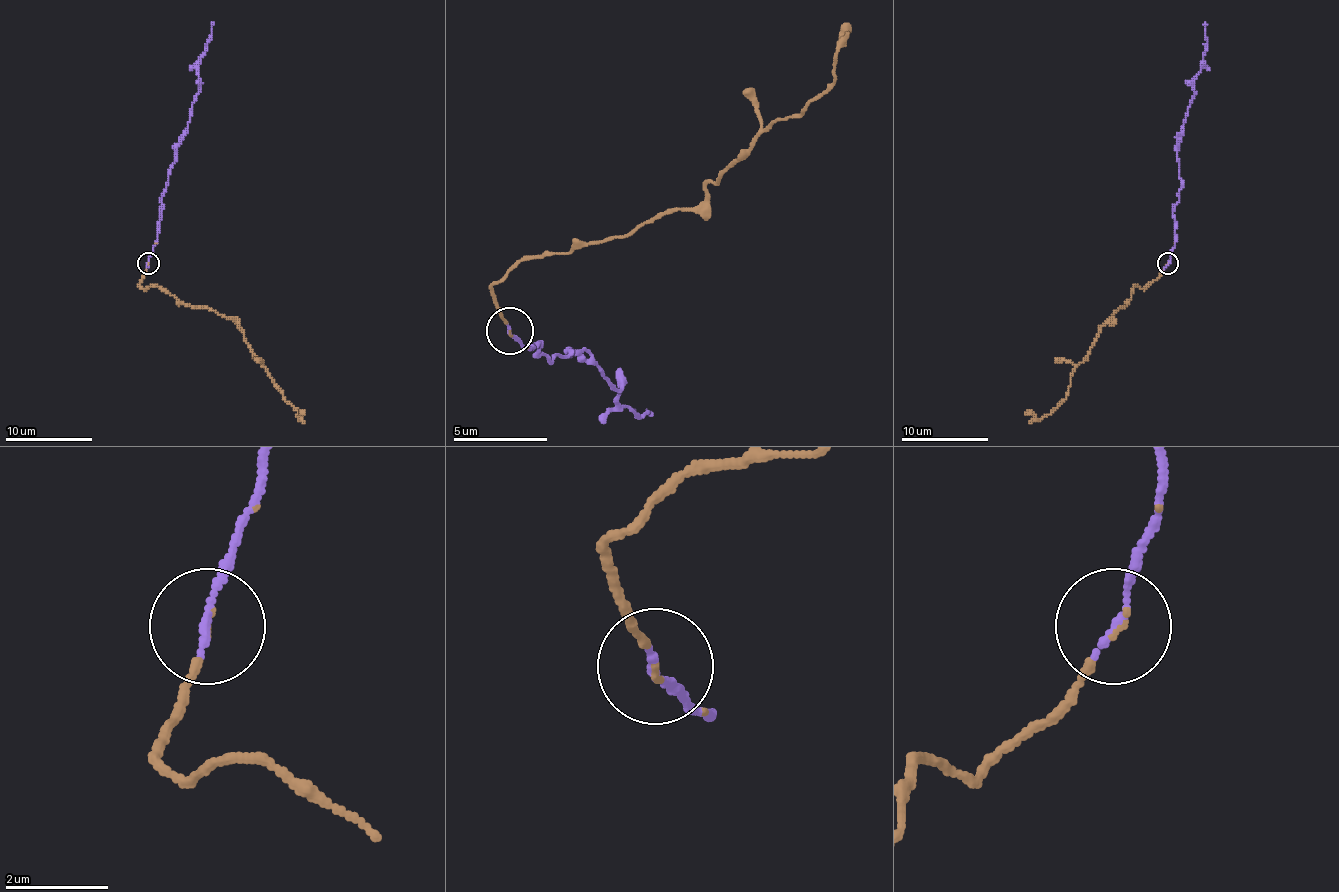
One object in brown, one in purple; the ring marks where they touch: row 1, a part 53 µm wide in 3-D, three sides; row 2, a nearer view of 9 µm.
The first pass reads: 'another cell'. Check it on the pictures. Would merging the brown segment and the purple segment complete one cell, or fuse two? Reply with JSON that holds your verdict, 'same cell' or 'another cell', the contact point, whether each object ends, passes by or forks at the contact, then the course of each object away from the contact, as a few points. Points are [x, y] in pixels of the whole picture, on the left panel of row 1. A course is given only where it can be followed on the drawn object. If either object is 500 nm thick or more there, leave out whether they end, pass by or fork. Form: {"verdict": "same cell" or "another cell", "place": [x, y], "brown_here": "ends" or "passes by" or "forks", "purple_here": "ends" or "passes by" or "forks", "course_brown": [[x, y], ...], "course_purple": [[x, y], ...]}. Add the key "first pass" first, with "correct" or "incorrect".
{"first pass": "incorrect", "verdict": "same cell", "place": [148, 263], "brown_here": "ends", "purple_here": "ends", "course_brown": [[148, 263], [140, 284], [144, 289], [161, 286], [185, 304], [233, 317], [252, 356], [298, 419], [304, 412]], "course_purple": [[148, 263], [168, 169], [190, 120], [198, 91], [198, 61], [213, 22]]}

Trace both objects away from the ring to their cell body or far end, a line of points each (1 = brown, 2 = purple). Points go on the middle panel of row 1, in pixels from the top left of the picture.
1: (511, 332), (492, 290), (501, 280), (694, 210), (708, 181), (835, 78), (850, 21)
2: (511, 332), (530, 346), (534, 341), (548, 360), (572, 351), (619, 388), (619, 403), (638, 417), (652, 412)

